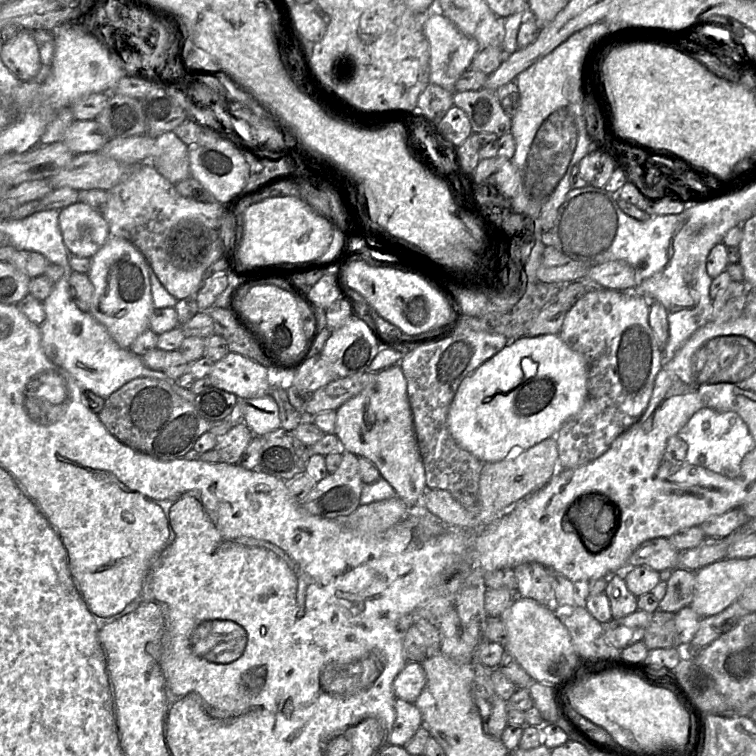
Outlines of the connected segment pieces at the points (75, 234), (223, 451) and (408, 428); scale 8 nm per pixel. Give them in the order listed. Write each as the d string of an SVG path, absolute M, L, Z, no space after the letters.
M82 202L60 209L58 224L70 256L90 259L109 238L109 227L102 215Z
M245 423L233 426L225 435L218 437L214 449L219 454L220 462L238 464L253 437Z
M399 365L379 371L356 396L336 410L335 435L345 452L370 460L410 508L420 505L427 490L425 468L414 430L407 380Z

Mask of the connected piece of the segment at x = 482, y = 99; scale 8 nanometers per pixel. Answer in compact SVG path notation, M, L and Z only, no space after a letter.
M496 90L453 93L454 105L462 109L471 124L473 133L492 133L498 137L511 130L511 117L503 110Z

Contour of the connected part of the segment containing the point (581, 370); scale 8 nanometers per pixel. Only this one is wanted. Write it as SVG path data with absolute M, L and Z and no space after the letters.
M548 334L537 337L524 336L515 341L509 341L502 350L481 364L460 383L449 407L447 416L448 429L455 442L461 448L470 452L484 463L493 463L509 459L517 453L521 453L547 438L554 437L562 424L581 409L587 394L587 381L588 366L586 360L581 354L573 351L561 339L560 335Z

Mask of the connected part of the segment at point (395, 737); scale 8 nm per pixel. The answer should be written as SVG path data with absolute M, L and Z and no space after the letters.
M395 700L395 722L389 735L388 743L393 746L405 746L424 725L422 714L414 703Z

